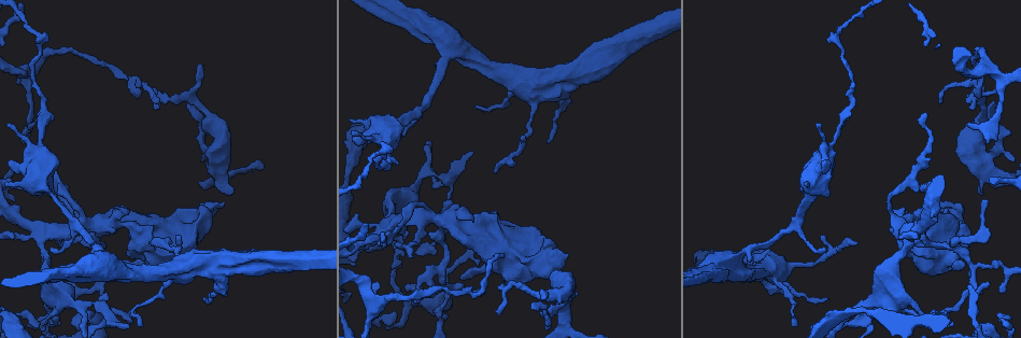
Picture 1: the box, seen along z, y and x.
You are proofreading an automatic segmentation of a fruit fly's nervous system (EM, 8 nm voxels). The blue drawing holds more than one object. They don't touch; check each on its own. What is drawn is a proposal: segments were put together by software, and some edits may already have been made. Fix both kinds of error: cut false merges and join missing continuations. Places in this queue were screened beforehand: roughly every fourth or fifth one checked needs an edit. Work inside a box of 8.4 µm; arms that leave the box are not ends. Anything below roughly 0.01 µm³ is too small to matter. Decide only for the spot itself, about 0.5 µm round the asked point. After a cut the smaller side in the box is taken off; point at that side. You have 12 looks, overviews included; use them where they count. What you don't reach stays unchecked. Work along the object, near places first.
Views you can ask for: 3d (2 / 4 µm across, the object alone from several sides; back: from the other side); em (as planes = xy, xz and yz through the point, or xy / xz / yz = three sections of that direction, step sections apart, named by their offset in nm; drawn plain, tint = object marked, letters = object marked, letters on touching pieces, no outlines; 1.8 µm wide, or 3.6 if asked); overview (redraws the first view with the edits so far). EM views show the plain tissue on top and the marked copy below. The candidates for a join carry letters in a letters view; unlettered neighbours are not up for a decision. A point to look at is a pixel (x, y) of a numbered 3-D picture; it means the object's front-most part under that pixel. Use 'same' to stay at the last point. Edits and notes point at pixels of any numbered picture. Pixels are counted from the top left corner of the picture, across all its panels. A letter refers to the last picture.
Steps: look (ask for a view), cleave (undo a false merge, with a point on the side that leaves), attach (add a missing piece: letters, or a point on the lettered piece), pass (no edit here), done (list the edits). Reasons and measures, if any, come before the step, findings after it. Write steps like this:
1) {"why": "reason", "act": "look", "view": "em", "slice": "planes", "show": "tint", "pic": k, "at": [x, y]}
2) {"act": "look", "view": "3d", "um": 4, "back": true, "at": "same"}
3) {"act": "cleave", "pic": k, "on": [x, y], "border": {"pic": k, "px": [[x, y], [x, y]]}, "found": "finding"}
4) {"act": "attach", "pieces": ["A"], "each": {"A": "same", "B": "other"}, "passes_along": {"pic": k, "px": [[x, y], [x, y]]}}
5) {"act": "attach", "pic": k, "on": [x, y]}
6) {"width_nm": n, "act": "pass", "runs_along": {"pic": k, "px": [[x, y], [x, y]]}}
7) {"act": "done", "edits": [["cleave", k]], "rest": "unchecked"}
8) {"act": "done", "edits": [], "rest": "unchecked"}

{"why": "tapers out", "act": "look", "view": "em", "slice": "yz", "step": 16, "show": "letters", "pic": 1, "at": [70, 323]}

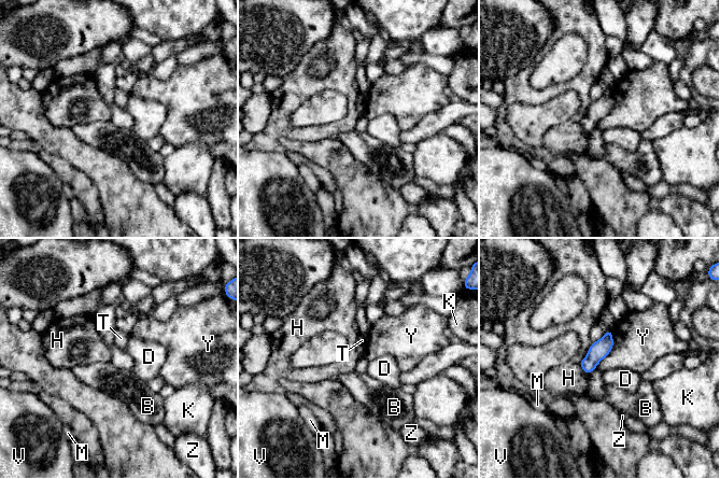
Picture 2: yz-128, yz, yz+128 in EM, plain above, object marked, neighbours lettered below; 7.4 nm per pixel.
{"why": "another direction", "act": "look", "view": "em", "slice": "xz", "step": 8, "show": "letters", "at": "same"}

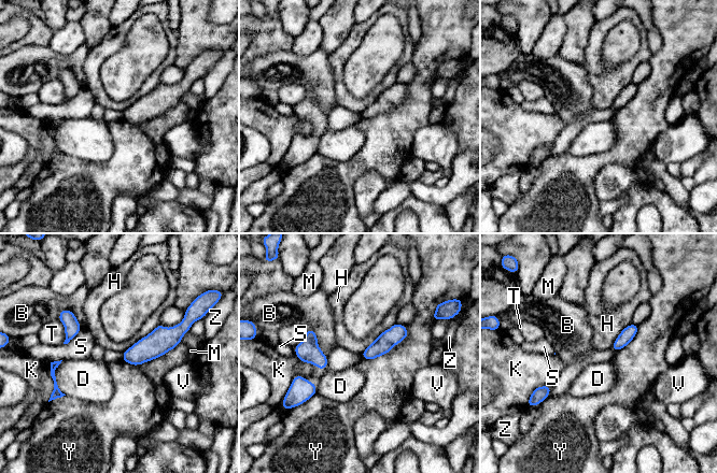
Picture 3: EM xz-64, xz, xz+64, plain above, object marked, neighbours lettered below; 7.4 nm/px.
{"longest_contact_nm": ["Y", 480], "act": "pass", "each": {"B": "other", "D": "other", "H": "other", "K": "other", "M": "other", "S": "other", "T": "other", "V": "other", "Y": "other", "Z": "other"}, "found": "no lettered piece goes on from it"}

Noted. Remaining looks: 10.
{"why": "sudden change in width", "act": "look", "view": "em", "um": 3.6, "slice": "planes", "show": "letters", "pic": 1, "at": [49, 235]}

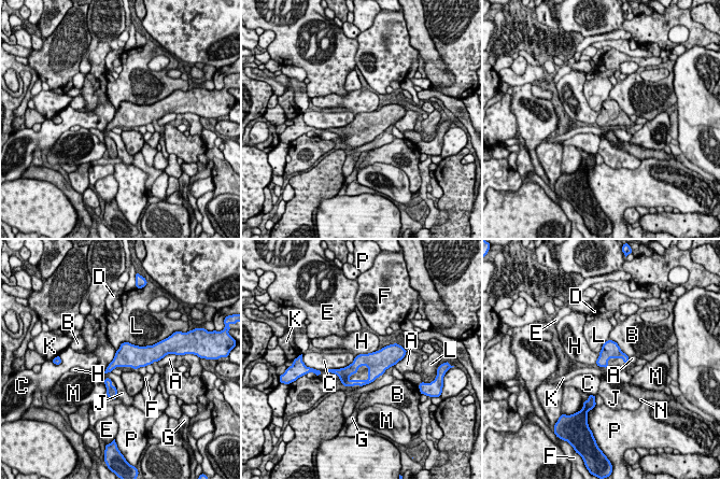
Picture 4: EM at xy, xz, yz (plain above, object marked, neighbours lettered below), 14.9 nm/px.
{"act": "pass", "each": {"A": "other", "B": "other", "C": "other", "D": "other", "E": "other", "F": "other", "G": "other", "H": "other", "J": "other", "K": "other", "L": "other", "M": "other", "N": "other", "P": "other"}, "border": {"pic": 4, "px": [[377, 350], [355, 356]]}, "found": "all the same neuron"}

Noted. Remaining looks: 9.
{"why": "four or more arms meet", "act": "look", "view": "em", "slice": "xy", "step": 4, "show": "tint", "pic": 1, "at": [971, 266]}

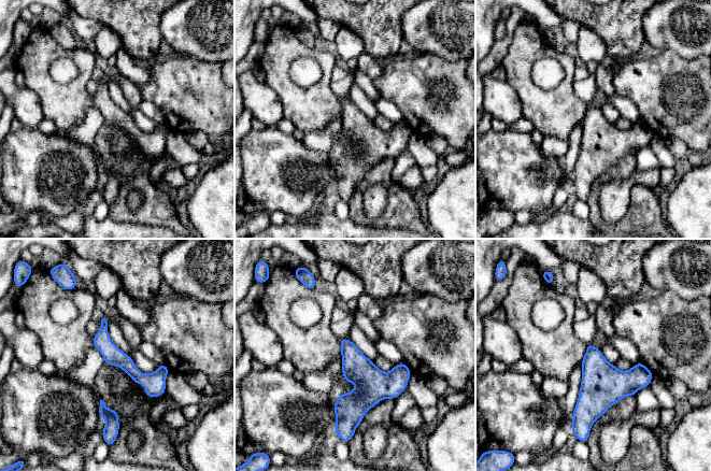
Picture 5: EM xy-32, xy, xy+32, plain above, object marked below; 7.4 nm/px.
{"why": "cut it another way", "act": "look", "view": "em", "slice": "planes", "show": "letters", "at": "same"}

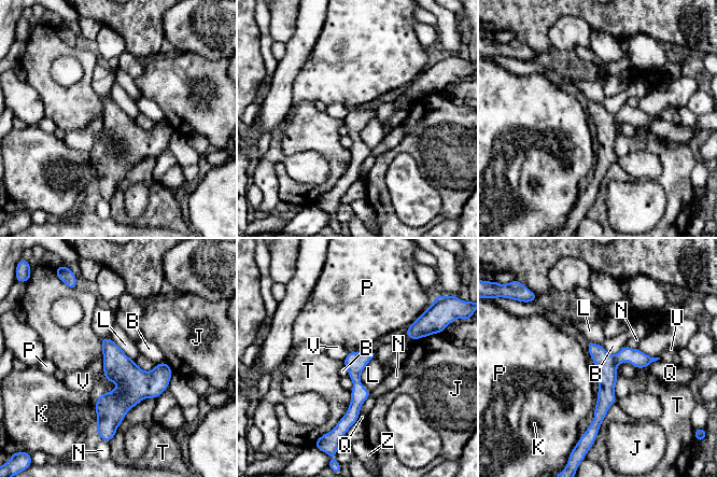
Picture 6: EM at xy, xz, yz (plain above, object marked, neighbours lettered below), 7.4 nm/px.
{"width_nm": 160, "act": "pass", "each": {"B": "other", "J": "other", "K": "other", "L": "other", "N": "other", "P": "other", "Q": "other", "T": "other", "U": "other", "V": "other", "Z": "other"}, "found": "all the same neuron"}

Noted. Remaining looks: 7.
{"why": "three arms meet", "act": "look", "view": "3d", "um": 4, "pic": 1, "at": [566, 283]}

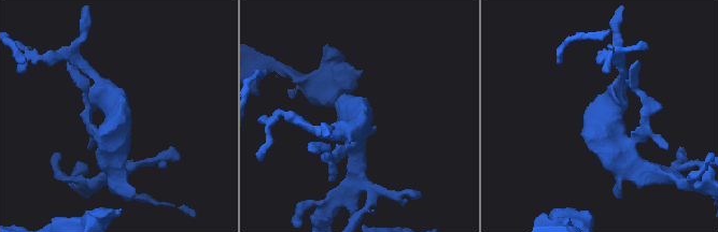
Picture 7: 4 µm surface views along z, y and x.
{"arms": 3, "why": "shape alone is not enough", "act": "look", "view": "em", "slice": "xz", "step": 4, "show": "tint", "pic": 7, "at": [605, 124]}

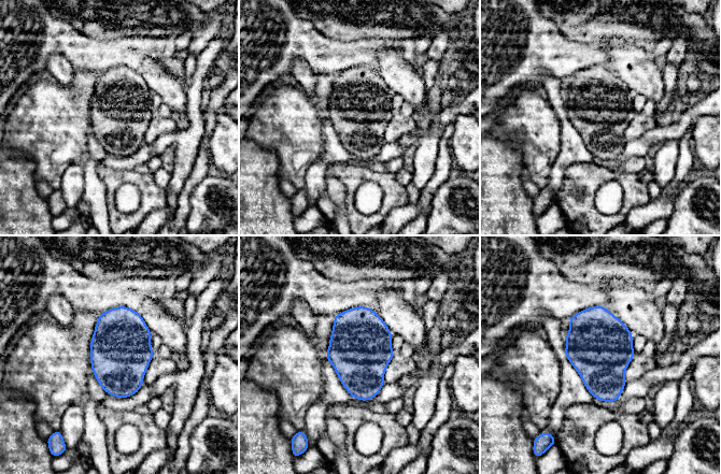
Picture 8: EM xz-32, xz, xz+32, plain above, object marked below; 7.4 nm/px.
{"act": "look", "view": "em", "slice": "xz", "step": 4, "show": "letters", "at": "same"}

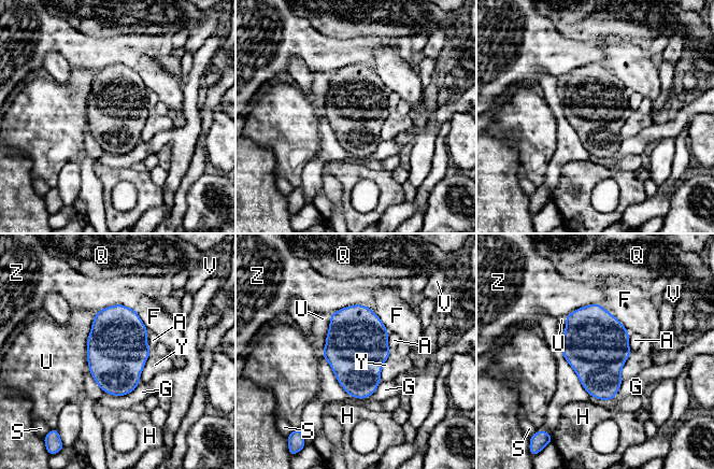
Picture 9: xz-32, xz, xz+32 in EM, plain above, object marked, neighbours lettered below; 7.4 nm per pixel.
{"act": "pass", "each": {"A": "other", "F": "other", "G": "other", "H": "other", "Q": "other", "S": "other", "U": "other", "V": "other", "Y": "other", "Z": "other"}, "border": {"pic": 9, "px": [[98, 311], [87, 338], [87, 365]]}, "found": "continuous, no second neuron"}

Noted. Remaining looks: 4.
{"why": "branch stops here", "act": "look", "view": "em", "slice": "xz", "step": 4, "show": "letters", "pic": 1, "at": [199, 66]}

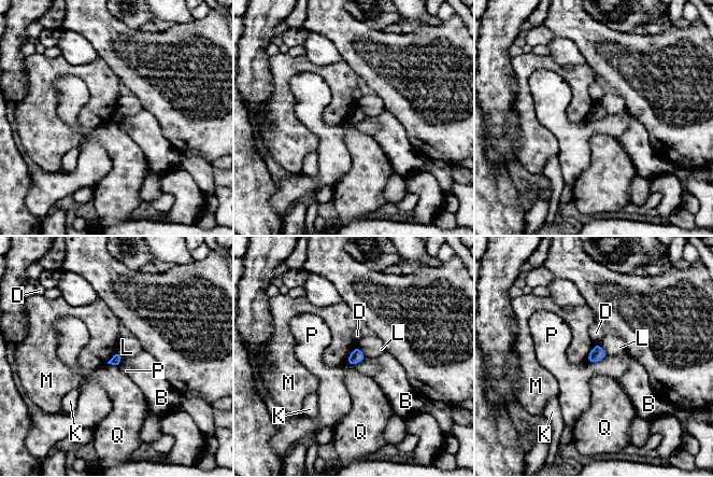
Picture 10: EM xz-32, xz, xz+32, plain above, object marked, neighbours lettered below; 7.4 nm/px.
{"act": "look", "view": "em", "slice": "planes", "show": "letters", "at": "same"}

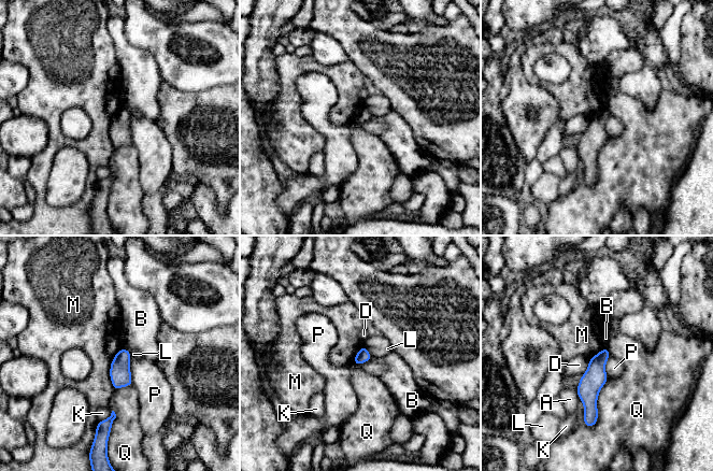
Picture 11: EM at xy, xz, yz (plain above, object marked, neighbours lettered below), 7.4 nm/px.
{"act": "pass", "each": {"A": "other", "B": "other", "D": "other", "K": "other", "L": "other", "M": "other", "P": "other", "Q": "other"}, "border": {"pic": 11, "px": [[122, 347], [110, 367], [113, 389]]}, "found": "none of them fits"}

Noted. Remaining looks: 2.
{"act": "done", "edits": [], "rest": "unchecked"}

